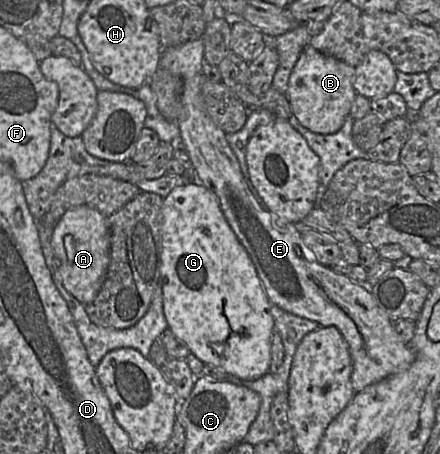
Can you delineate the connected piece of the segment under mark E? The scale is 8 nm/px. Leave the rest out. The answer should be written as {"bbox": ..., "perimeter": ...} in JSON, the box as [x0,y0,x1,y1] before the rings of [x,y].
{"bbox":[160,38,415,393],"perimeter":[[[203,38],[180,46],[164,48],[160,67],[183,79],[181,95],[183,114],[178,122],[181,140],[186,146],[199,182],[216,195],[227,222],[249,254],[270,302],[289,313],[315,321],[320,326],[334,326],[341,332],[348,343],[352,358],[351,384],[355,393],[408,368],[415,360],[415,351],[398,337],[394,323],[376,303],[371,293],[372,287],[370,285],[363,287],[352,281],[348,275],[336,273],[329,266],[317,262],[302,241],[299,224],[287,223],[280,226],[277,224],[277,216],[260,207],[244,179],[239,161],[227,141],[226,133],[212,121],[206,111],[201,90],[204,50]]]}

